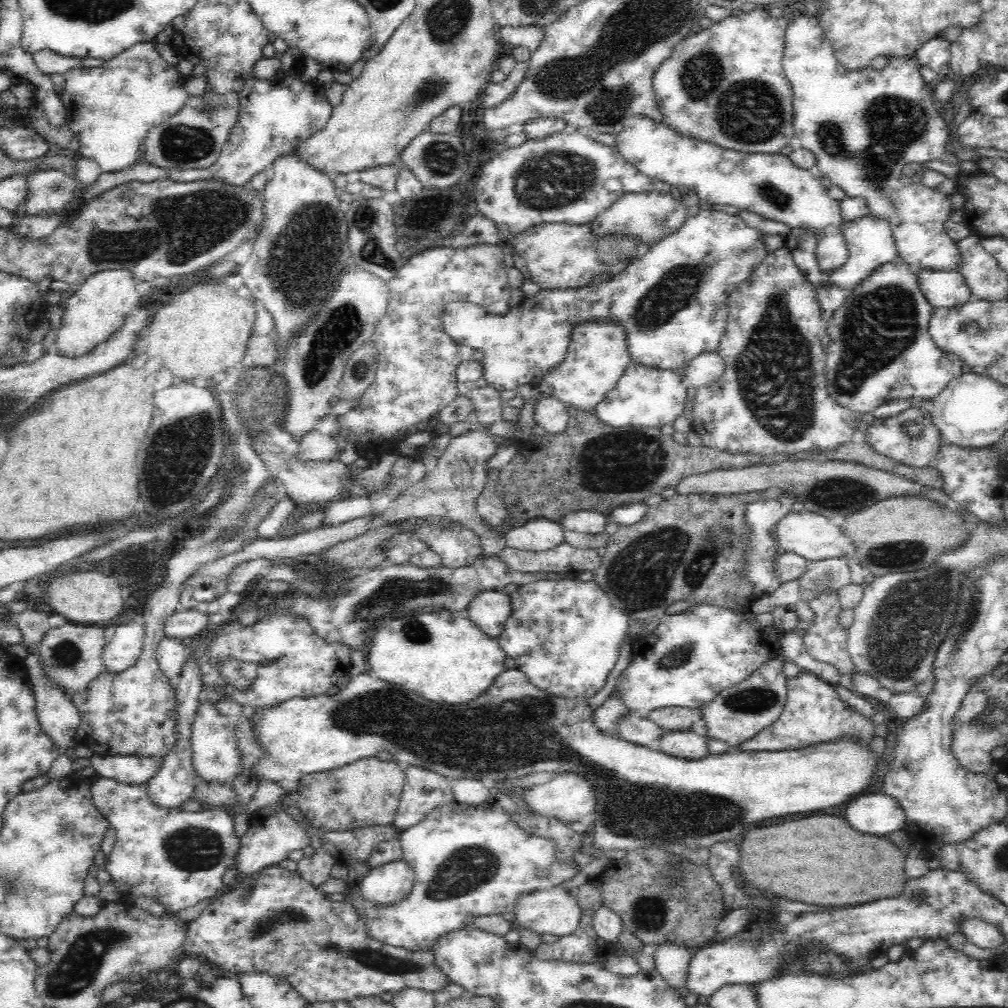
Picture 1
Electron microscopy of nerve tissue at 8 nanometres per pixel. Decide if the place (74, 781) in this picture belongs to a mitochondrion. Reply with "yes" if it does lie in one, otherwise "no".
no

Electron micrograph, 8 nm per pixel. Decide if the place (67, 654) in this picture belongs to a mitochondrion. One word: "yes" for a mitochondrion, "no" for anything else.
yes

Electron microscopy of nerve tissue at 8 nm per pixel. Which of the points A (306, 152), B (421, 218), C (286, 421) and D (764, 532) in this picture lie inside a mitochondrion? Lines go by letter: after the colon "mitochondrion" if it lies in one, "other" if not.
A: other
B: other
C: mitochondrion
D: other

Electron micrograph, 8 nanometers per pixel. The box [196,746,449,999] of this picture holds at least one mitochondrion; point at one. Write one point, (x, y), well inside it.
(390, 963)

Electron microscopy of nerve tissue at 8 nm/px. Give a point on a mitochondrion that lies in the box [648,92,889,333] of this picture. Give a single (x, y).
(777, 197)

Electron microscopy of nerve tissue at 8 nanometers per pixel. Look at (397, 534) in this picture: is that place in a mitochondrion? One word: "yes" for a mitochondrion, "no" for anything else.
no

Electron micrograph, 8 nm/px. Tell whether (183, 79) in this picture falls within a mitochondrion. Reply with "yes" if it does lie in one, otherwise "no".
no

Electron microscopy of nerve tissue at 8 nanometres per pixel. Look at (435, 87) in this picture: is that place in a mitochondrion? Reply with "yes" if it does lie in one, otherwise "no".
yes

